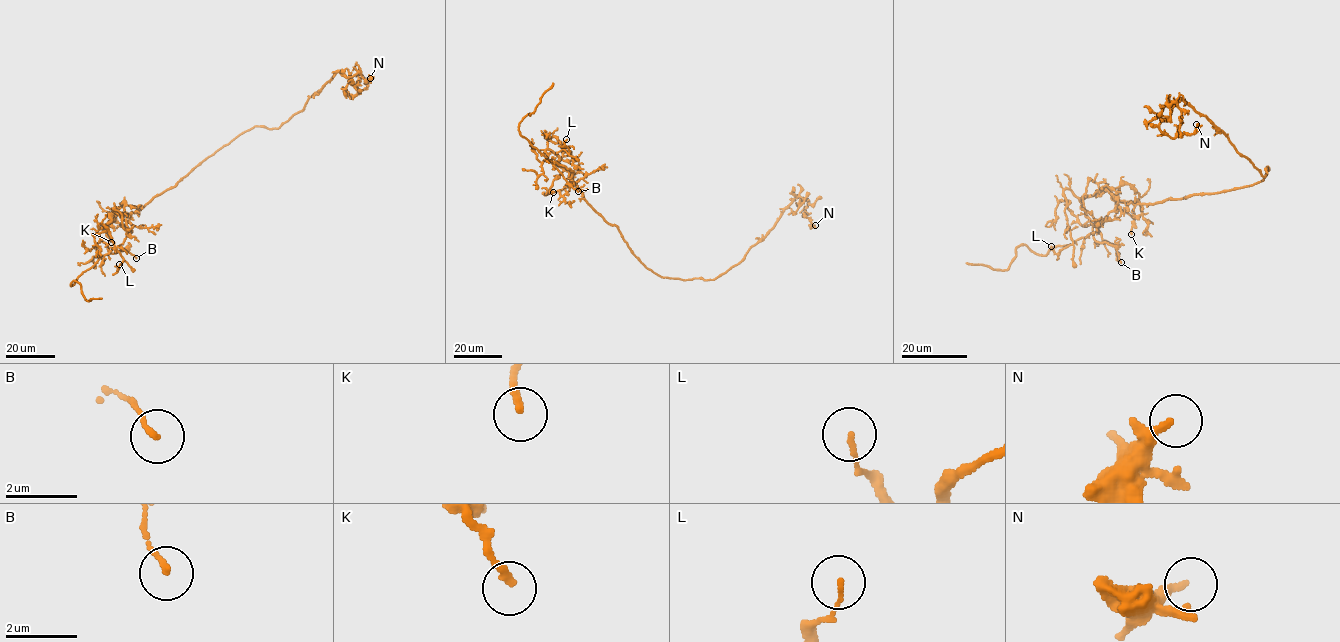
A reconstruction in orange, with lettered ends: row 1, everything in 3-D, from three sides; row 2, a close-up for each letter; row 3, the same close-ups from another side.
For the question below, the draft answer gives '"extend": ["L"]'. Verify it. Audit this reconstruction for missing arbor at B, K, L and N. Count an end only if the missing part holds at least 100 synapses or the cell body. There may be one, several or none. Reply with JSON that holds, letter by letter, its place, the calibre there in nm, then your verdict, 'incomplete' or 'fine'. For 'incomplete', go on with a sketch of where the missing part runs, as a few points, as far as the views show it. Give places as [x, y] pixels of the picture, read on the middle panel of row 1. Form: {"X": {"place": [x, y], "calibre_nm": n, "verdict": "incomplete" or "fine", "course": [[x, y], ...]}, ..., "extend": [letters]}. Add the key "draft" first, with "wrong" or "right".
{"draft": "wrong", "B": {"place": [578, 191], "calibre_nm": 140, "verdict": "fine"}, "K": {"place": [553, 192], "calibre_nm": 200, "verdict": "fine"}, "L": {"place": [566, 139], "calibre_nm": 100, "verdict": "fine"}, "N": {"place": [815, 225], "calibre_nm": 260, "verdict": "fine"}, "extend": []}

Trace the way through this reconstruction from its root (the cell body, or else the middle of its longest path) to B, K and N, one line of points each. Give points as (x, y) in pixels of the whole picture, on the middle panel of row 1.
B: (634, 255), (618, 228), (588, 203), (570, 173), (559, 164), (559, 157), (546, 149), (549, 160), (578, 191)
K: (634, 255), (618, 228), (605, 221), (585, 199), (569, 172), (564, 170), (553, 180), (550, 190), (553, 192)
N: (634, 255), (663, 277), (714, 280), (738, 263), (795, 198), (807, 201), (803, 214), (815, 225)

